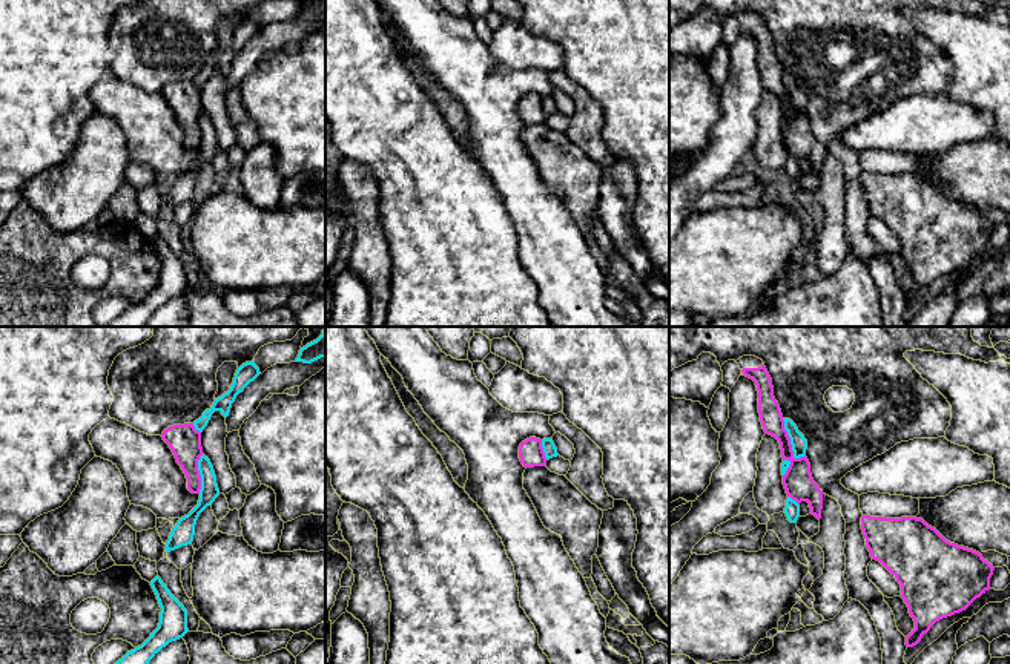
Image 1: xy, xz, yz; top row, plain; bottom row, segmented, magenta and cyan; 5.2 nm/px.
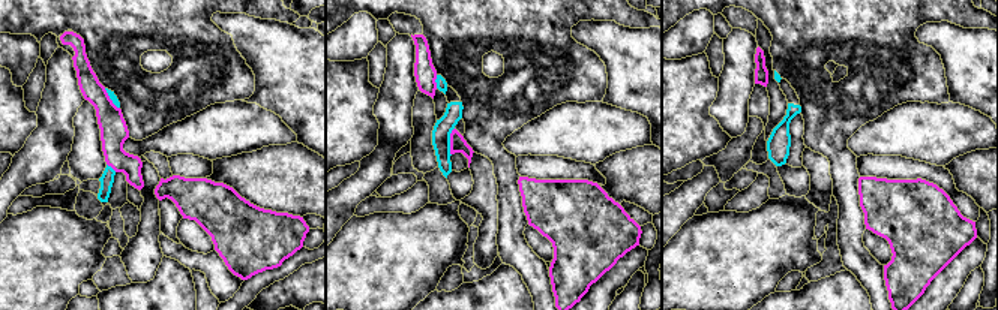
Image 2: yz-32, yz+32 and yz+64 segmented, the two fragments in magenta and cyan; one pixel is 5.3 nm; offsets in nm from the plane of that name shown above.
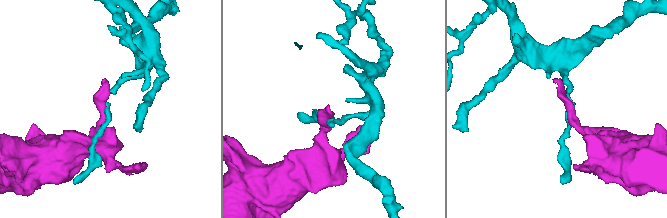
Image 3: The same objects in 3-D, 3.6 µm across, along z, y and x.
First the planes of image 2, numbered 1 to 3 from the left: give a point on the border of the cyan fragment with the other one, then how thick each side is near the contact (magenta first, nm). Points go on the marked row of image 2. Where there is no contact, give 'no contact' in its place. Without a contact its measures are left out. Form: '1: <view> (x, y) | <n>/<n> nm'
1: yz-32 (111, 166) | 150/70 nm
2: yz+32 (450, 141) | 90/100 nm
3: no contact

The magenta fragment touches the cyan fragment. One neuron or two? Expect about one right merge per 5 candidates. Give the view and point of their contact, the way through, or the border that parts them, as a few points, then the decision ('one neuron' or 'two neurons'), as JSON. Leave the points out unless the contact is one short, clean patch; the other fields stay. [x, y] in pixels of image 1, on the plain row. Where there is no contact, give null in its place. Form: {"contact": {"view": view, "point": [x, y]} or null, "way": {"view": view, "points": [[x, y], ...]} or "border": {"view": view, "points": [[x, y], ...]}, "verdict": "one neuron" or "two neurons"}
{"contact": {"view": "yz", "point": [789, 98]}, "verdict": "two neurons"}

